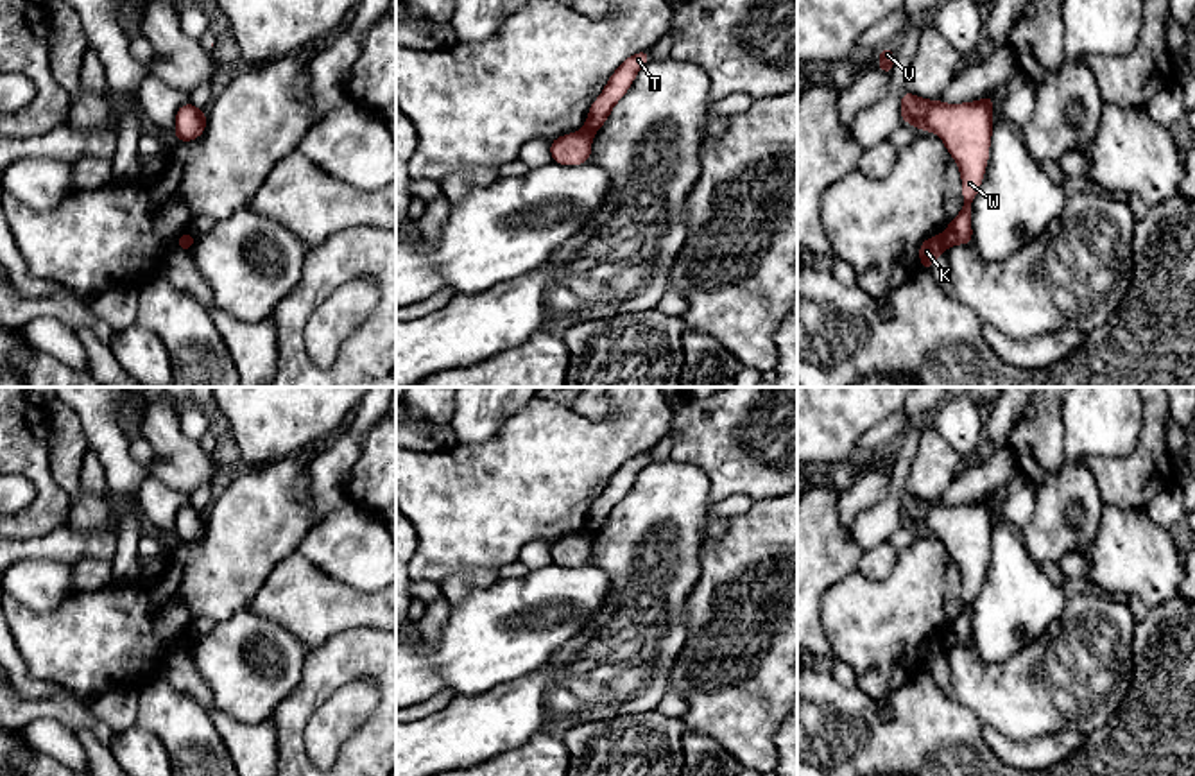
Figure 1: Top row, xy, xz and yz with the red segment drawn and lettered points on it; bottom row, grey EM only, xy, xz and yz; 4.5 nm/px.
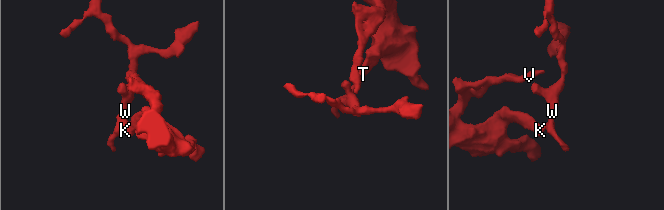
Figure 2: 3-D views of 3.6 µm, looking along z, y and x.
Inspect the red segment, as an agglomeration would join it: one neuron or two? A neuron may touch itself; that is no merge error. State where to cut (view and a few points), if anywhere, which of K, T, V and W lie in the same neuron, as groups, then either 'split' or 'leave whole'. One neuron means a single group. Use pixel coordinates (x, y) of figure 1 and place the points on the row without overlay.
yz (941, 637), (945, 647) | K T V / W | split

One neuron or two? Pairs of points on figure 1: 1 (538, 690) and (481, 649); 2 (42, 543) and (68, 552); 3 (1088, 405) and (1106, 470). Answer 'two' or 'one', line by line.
1: two
2: one
3: two

